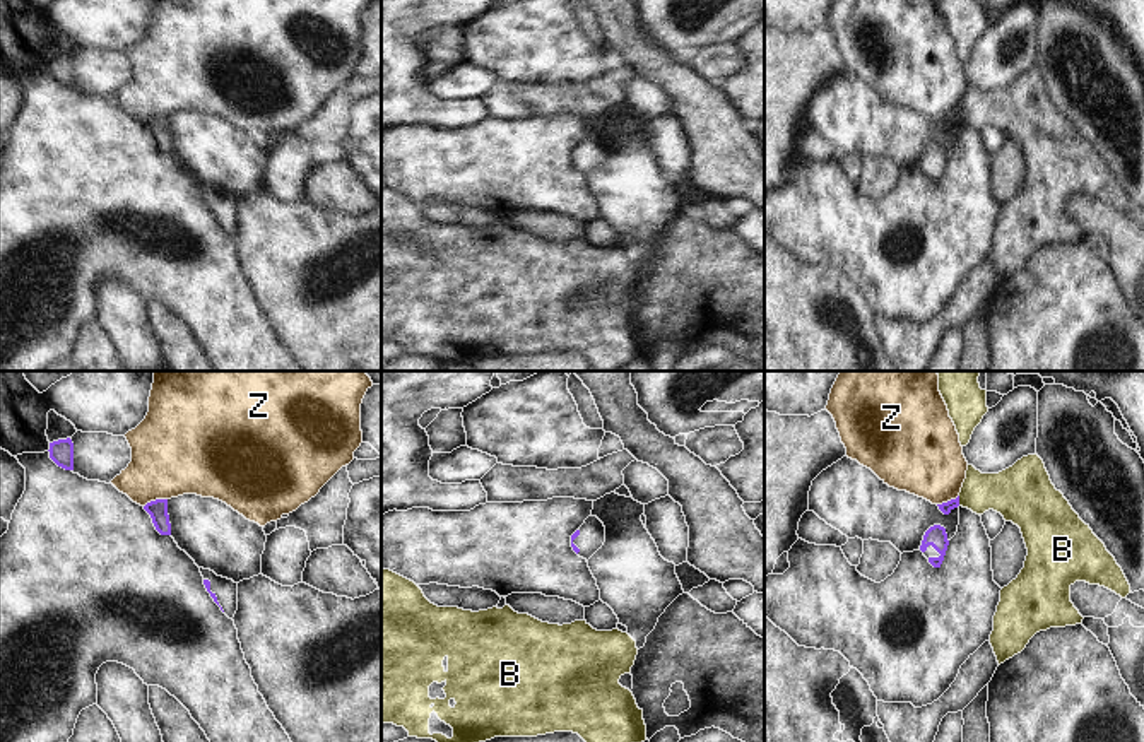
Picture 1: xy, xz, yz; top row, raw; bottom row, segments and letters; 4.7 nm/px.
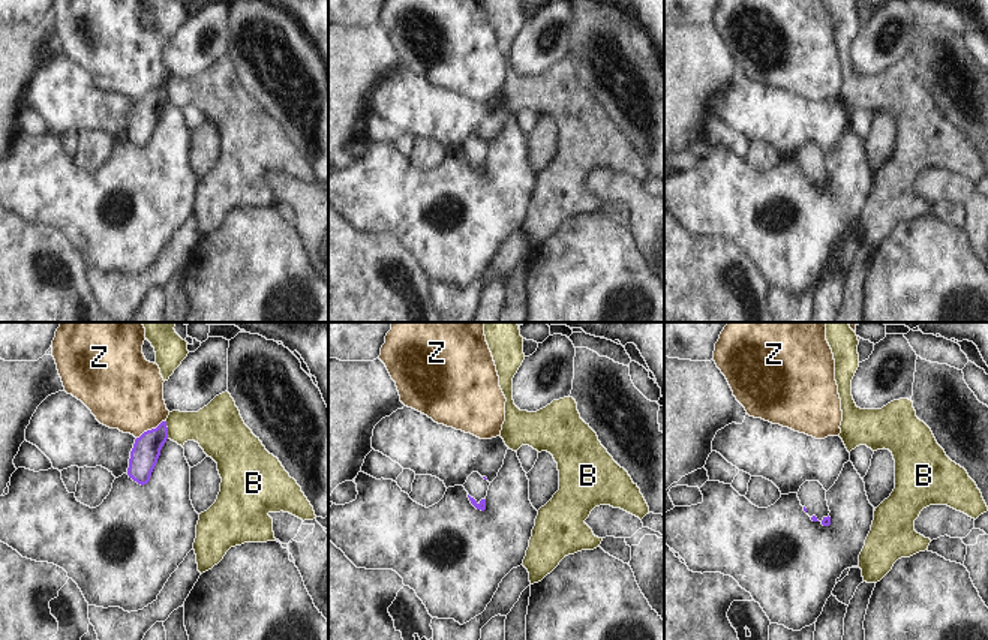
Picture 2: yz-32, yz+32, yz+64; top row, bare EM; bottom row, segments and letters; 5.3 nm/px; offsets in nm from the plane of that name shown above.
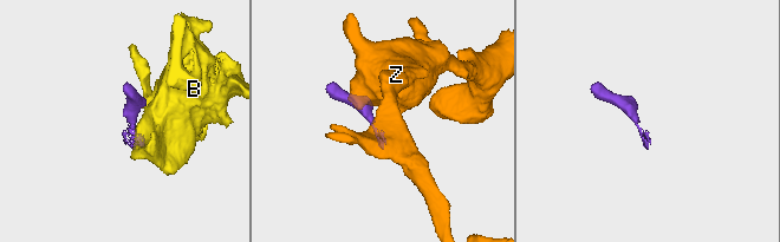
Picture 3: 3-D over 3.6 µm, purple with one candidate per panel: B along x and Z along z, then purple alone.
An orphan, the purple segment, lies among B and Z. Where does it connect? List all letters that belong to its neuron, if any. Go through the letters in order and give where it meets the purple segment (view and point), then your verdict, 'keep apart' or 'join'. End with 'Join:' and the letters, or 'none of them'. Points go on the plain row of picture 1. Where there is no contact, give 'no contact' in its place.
B: contact yz (958, 118); keep apart
Z: contact xy (156, 117); keep apart
Join: none of them

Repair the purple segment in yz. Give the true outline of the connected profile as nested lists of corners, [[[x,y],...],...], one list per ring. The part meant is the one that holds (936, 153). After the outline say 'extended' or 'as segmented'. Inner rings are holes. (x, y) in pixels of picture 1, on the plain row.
[[[934,142],[925,149],[920,168],[934,185],[941,185],[947,162],[949,157],[946,145],[941,142]]]; extended

